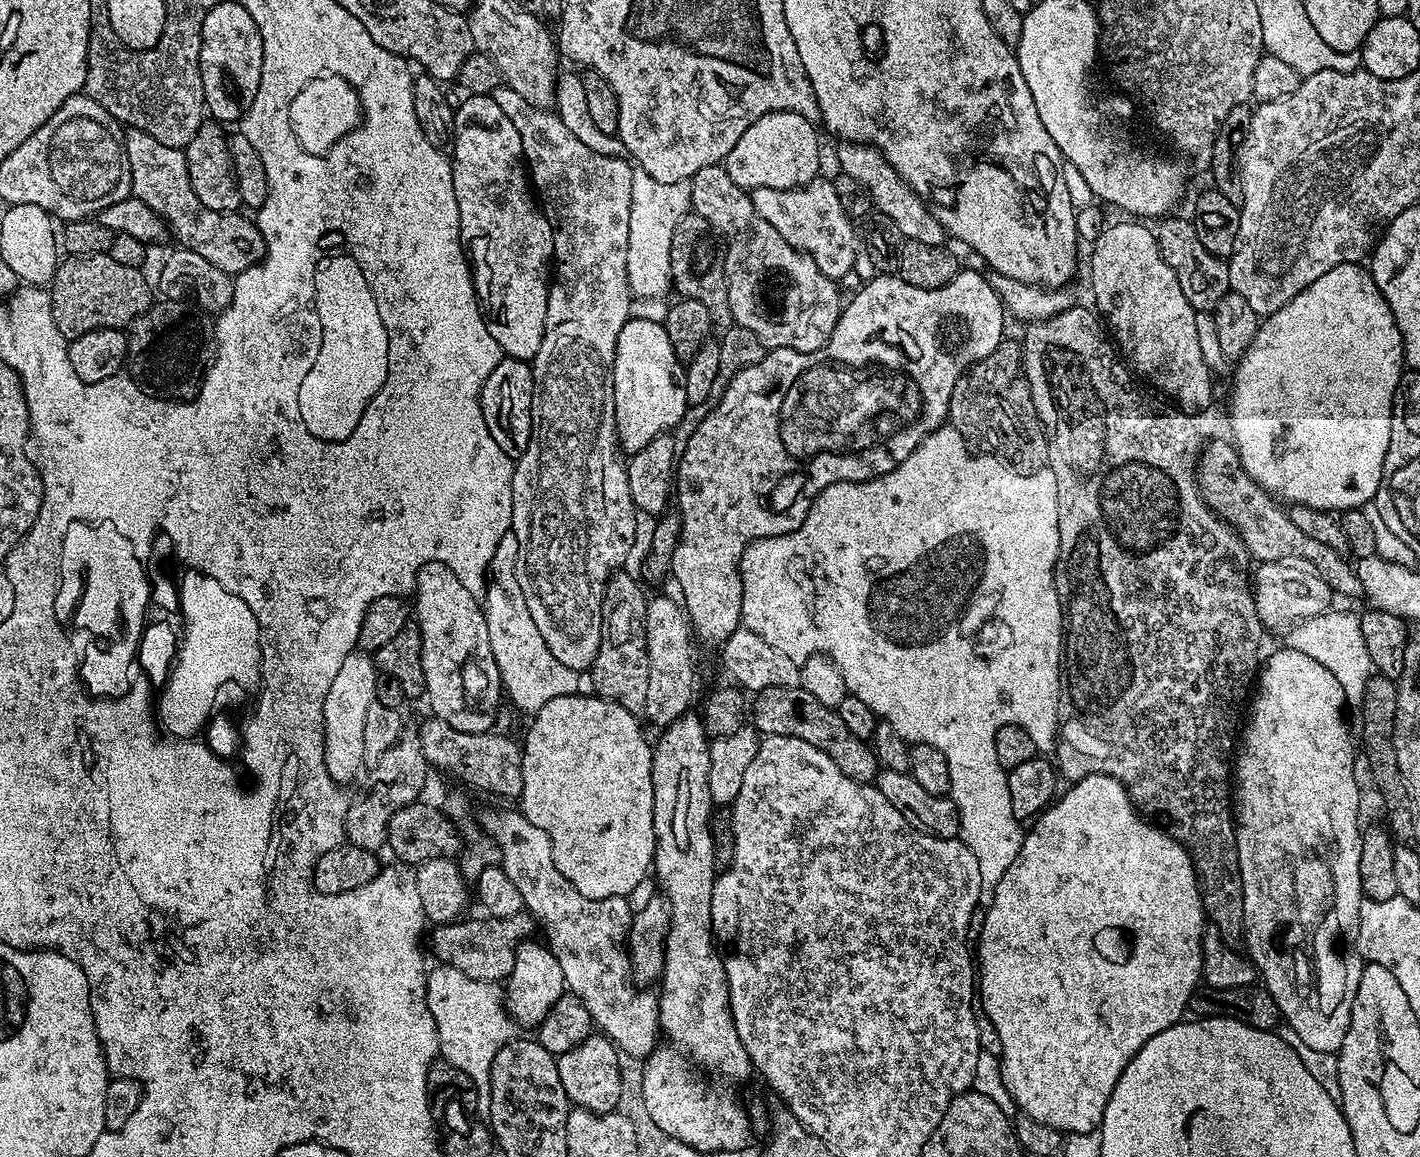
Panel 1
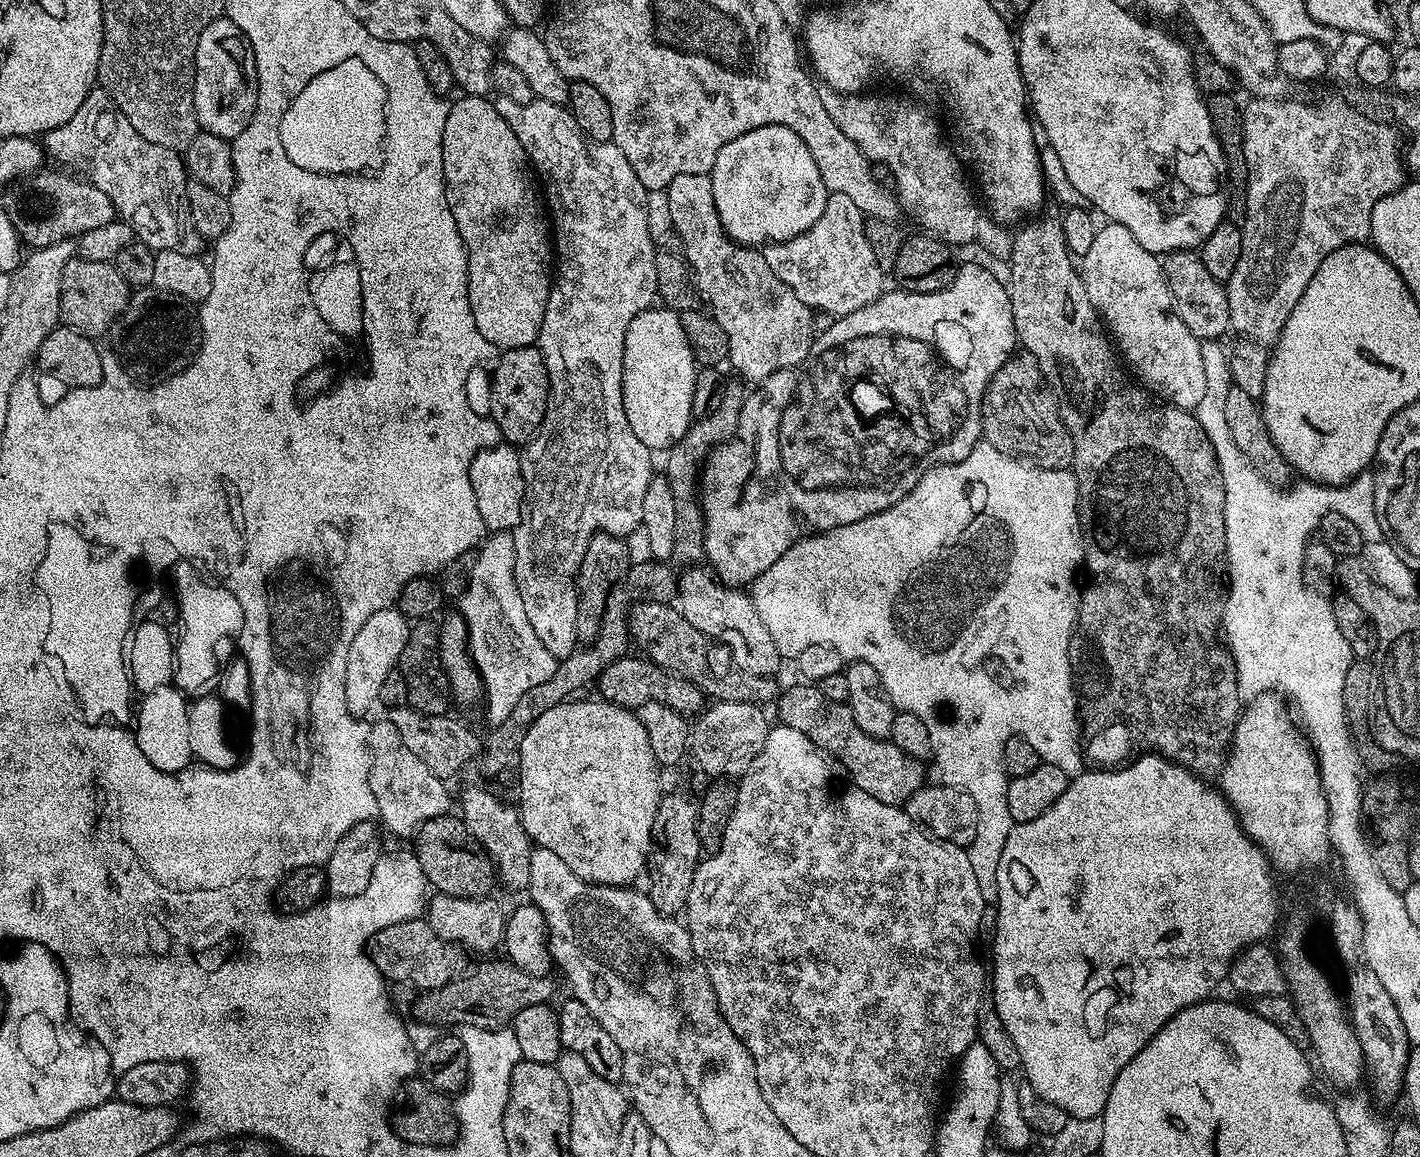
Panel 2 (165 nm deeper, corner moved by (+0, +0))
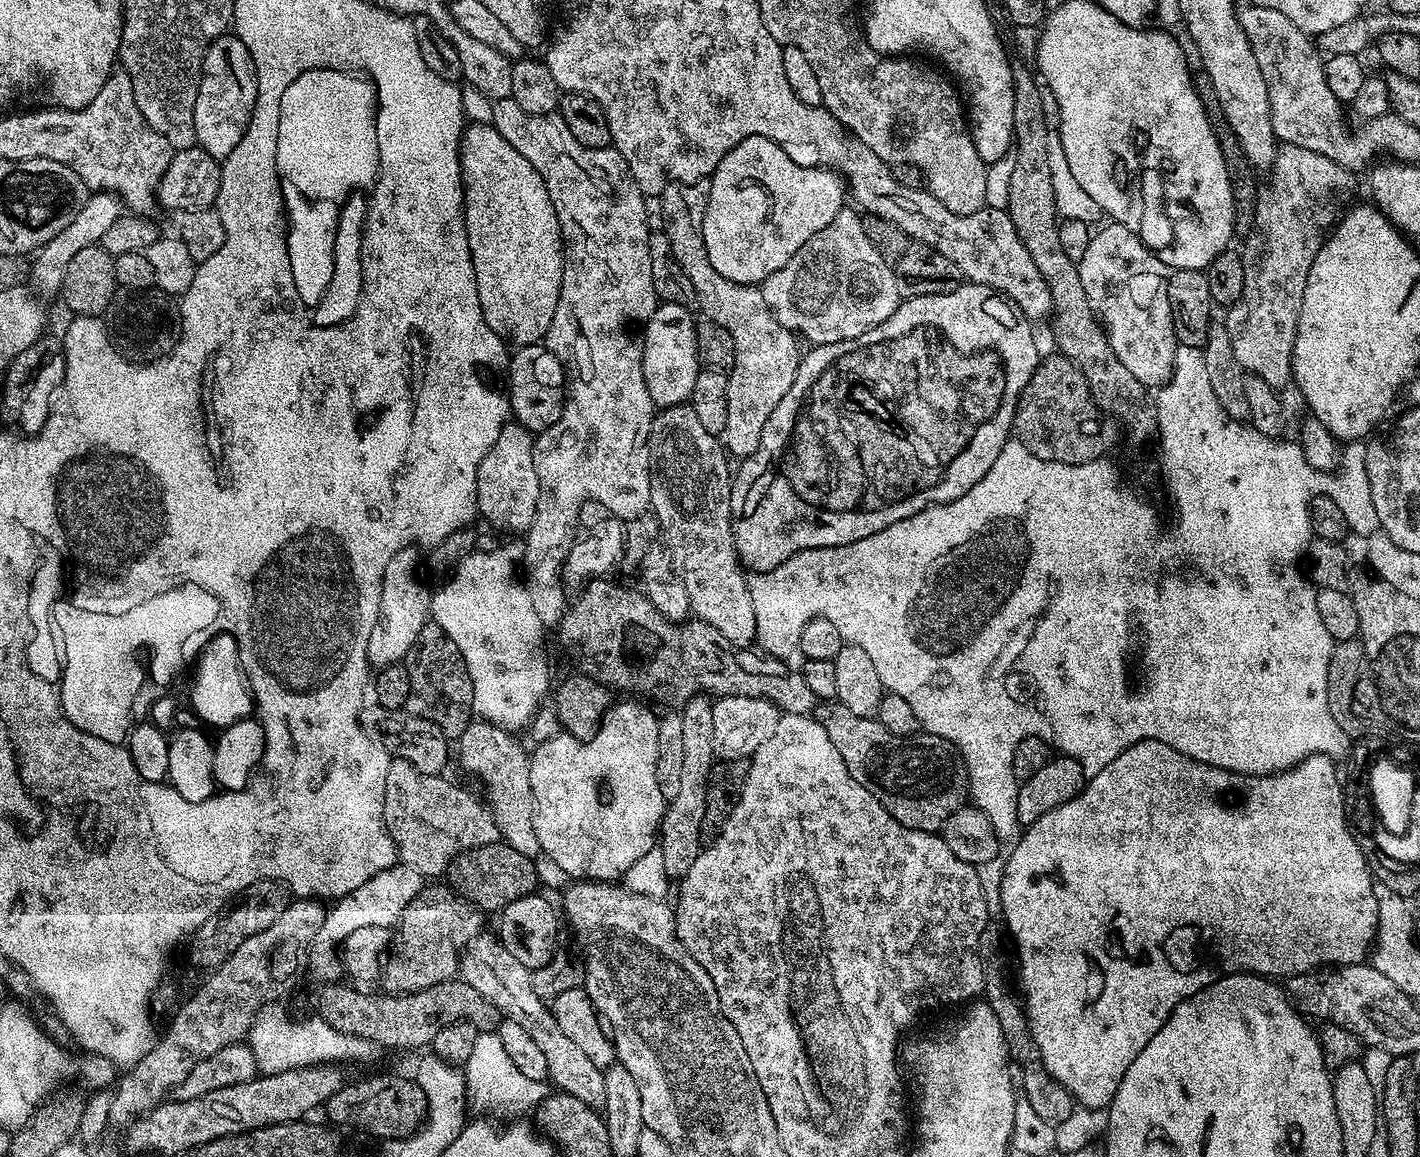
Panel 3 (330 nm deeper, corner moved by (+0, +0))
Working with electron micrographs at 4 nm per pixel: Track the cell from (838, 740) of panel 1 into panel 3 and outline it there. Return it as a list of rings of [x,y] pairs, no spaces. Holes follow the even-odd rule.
[[[839,702],[821,703],[814,715],[822,730],[830,734],[830,742],[834,742],[854,778],[858,778],[902,826],[939,833],[950,814],[969,803],[968,768],[949,740],[924,734],[919,737],[919,748],[911,739],[890,734],[879,720],[858,717]]]

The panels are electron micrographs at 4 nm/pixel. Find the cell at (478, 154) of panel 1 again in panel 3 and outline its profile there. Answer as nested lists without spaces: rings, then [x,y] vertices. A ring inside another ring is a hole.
[[[469,123],[464,130],[464,137],[460,139],[460,173],[464,183],[464,225],[468,235],[468,245],[472,255],[474,274],[478,282],[478,302],[482,306],[482,314],[486,318],[486,326],[494,330],[512,346],[521,344],[539,344],[545,339],[550,330],[550,322],[554,322],[554,310],[558,310],[558,294],[562,290],[562,274],[564,273],[564,239],[558,226],[558,214],[554,214],[554,202],[550,202],[550,194],[546,190],[546,182],[542,182],[542,174],[498,134],[498,130],[492,124]]]

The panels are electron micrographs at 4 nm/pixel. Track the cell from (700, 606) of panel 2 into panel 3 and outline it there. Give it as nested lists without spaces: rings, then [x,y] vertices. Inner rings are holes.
[[[685,402],[675,404],[669,408],[660,408],[653,415],[652,429],[650,430],[650,438],[648,439],[648,469],[650,470],[650,502],[652,503],[651,515],[656,515],[656,520],[660,523],[660,528],[664,531],[666,539],[666,547],[672,551],[672,557],[676,563],[676,567],[680,570],[680,576],[686,582],[686,594],[690,598],[690,606],[692,607],[691,615],[698,620],[705,620],[710,626],[714,626],[714,630],[718,630],[718,634],[722,634],[722,638],[726,638],[737,646],[748,646],[756,639],[758,629],[754,622],[754,602],[750,602],[750,590],[748,589],[748,576],[742,571],[740,556],[736,552],[734,546],[734,534],[732,533],[732,507],[730,506],[730,498],[732,497],[732,477],[733,473],[728,472],[728,460],[726,449],[714,434],[710,434],[710,430],[705,430],[702,421],[698,419],[698,414],[694,414],[691,403]]]

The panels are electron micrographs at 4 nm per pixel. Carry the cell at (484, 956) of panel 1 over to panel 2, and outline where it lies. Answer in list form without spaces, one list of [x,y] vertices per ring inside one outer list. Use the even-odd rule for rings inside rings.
[[[424,918],[398,922],[394,926],[386,926],[386,930],[378,930],[378,934],[374,934],[370,941],[370,955],[374,966],[385,981],[393,985],[413,984],[414,987],[420,988],[419,990],[446,986],[456,977],[465,975],[469,967],[467,966],[469,957],[465,949],[458,944],[438,938]]]

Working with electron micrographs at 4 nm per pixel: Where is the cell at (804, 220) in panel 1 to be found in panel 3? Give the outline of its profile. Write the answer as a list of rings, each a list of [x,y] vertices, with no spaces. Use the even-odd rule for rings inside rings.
[[[848,206],[841,208],[830,226],[818,230],[782,270],[774,270],[774,274],[764,280],[762,291],[774,318],[778,318],[786,330],[795,332],[801,341],[809,340],[807,343],[812,346],[846,342],[866,334],[866,330],[879,328],[890,314],[894,314],[902,299],[893,265],[887,264],[882,254],[874,250],[870,238],[866,238],[861,213]]]

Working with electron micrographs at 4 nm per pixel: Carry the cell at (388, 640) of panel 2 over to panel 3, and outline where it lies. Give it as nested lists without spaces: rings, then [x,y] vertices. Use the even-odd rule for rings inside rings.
[[[409,546],[398,550],[390,562],[386,562],[384,571],[384,589],[380,595],[380,613],[374,630],[370,630],[368,662],[373,669],[379,670],[388,664],[399,664],[408,655],[414,638],[422,631],[422,626],[429,623],[432,604],[430,588],[420,581],[422,556],[415,547]]]

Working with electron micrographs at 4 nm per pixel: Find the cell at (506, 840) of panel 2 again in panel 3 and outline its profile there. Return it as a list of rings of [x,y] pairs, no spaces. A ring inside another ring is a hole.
[[[473,719],[462,735],[457,737],[458,760],[461,766],[474,777],[482,780],[492,817],[499,828],[503,843],[520,854],[535,859],[541,855],[537,834],[534,832],[533,787],[530,785],[529,762],[531,757],[511,731],[483,719]]]

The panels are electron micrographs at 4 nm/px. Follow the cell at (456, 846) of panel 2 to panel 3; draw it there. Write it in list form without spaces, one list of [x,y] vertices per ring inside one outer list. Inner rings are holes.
[[[506,843],[487,844],[456,857],[450,869],[450,884],[458,895],[466,898],[481,912],[499,914],[506,906],[510,906],[510,902],[526,898],[537,891],[536,883],[540,876],[536,873],[536,864],[535,859],[520,854]]]

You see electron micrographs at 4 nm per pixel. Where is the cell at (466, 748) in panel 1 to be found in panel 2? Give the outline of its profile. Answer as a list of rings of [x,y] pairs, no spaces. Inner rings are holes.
[[[411,706],[389,708],[386,712],[387,720],[394,726],[394,730],[398,730],[402,742],[406,742],[406,747],[417,758],[422,758],[422,762],[430,766],[433,774],[441,778],[460,774],[482,749],[481,737],[476,737],[462,721],[455,720],[454,716],[428,716],[425,712],[417,712]]]

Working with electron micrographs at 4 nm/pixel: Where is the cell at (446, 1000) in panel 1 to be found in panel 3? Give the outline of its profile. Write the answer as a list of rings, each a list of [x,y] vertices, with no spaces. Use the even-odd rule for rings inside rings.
[[[492,1030],[477,1033],[473,1053],[462,1065],[462,1071],[466,1084],[467,1105],[478,1111],[478,1114],[512,1114],[518,1111],[529,1113],[552,1092],[547,1081],[526,1078],[520,1073],[518,1066],[507,1057],[499,1033]]]

